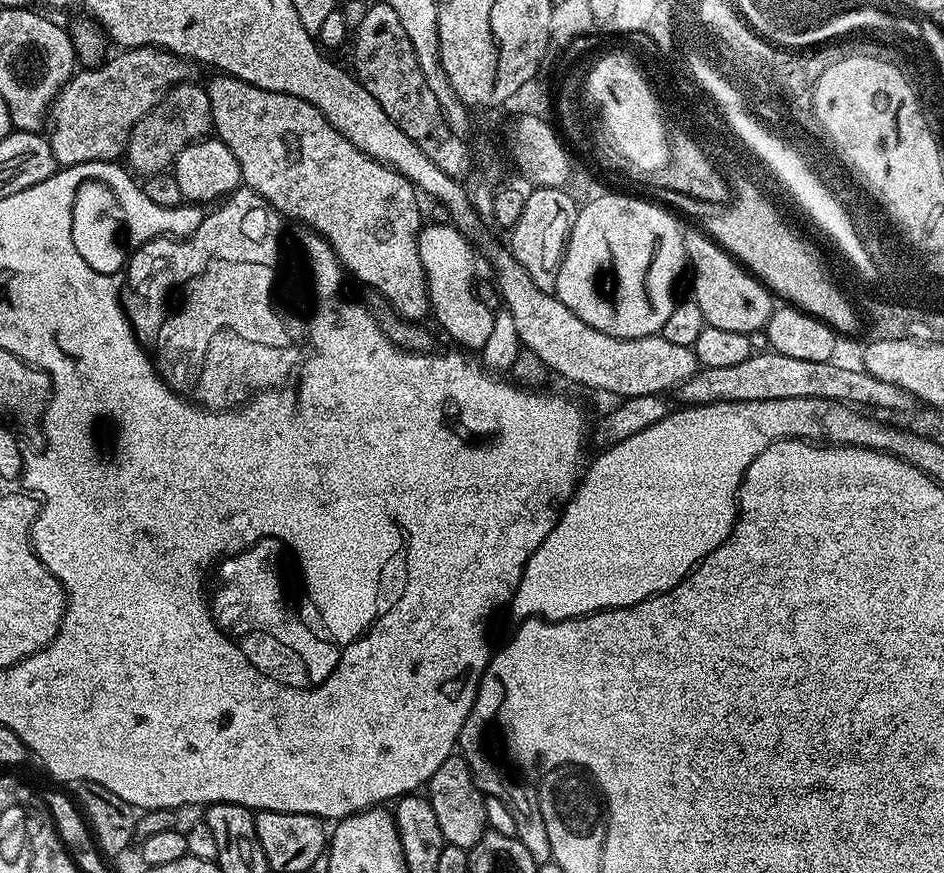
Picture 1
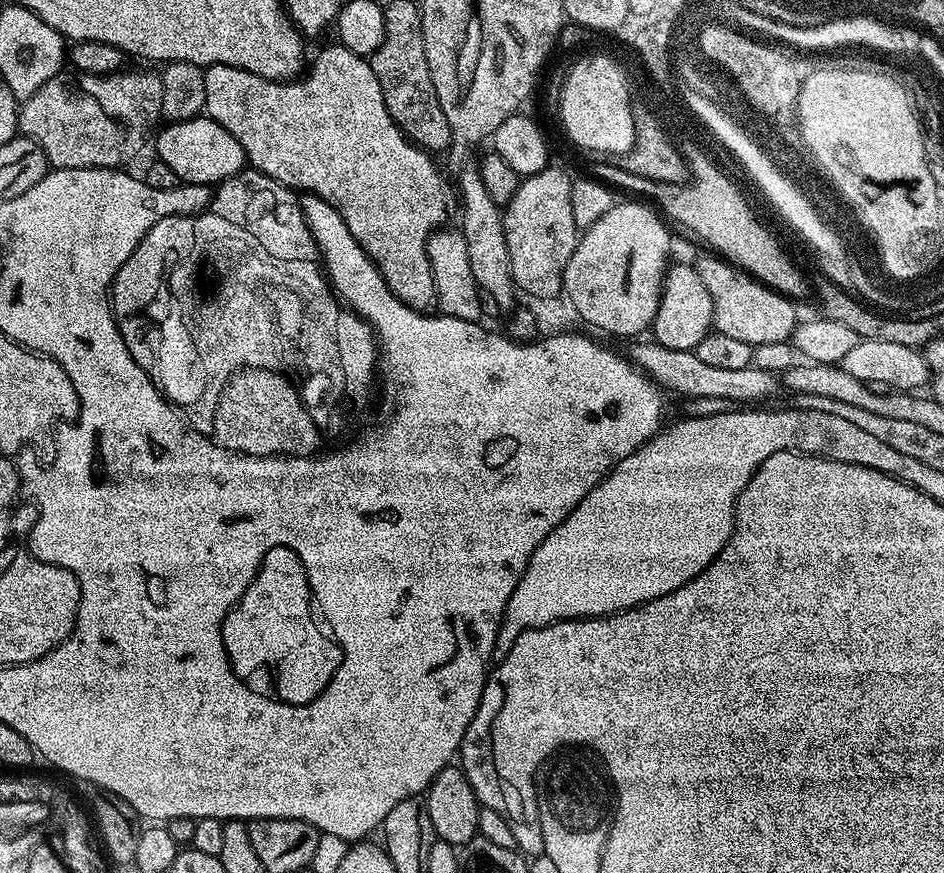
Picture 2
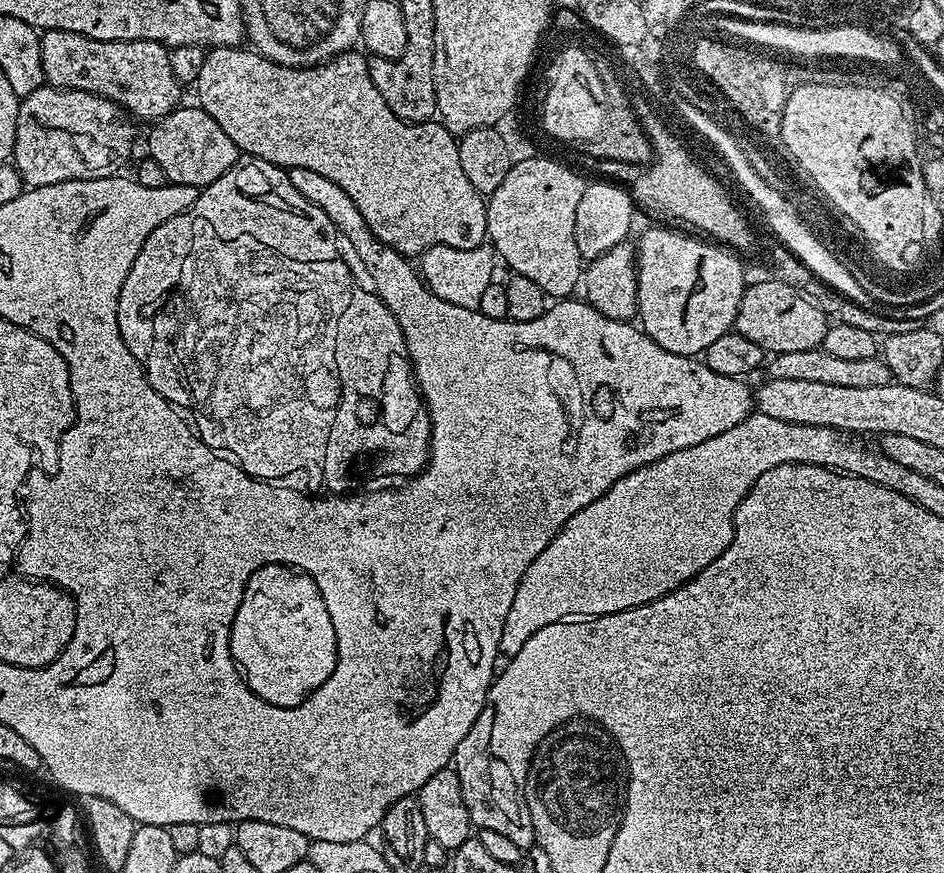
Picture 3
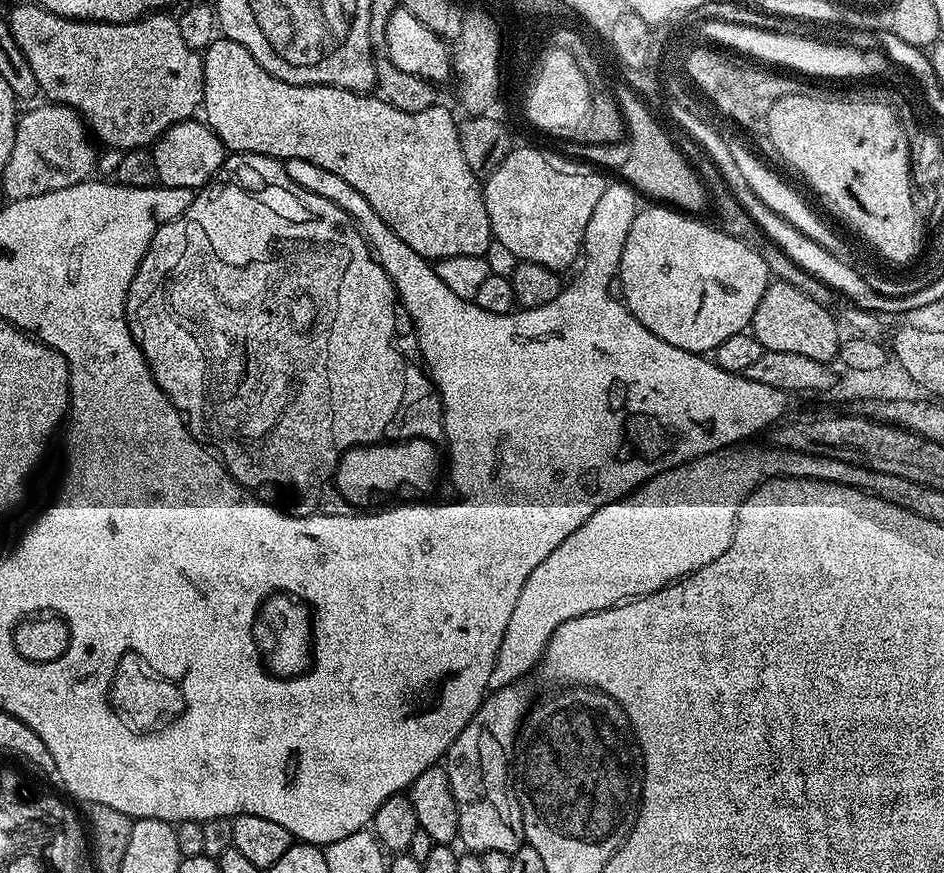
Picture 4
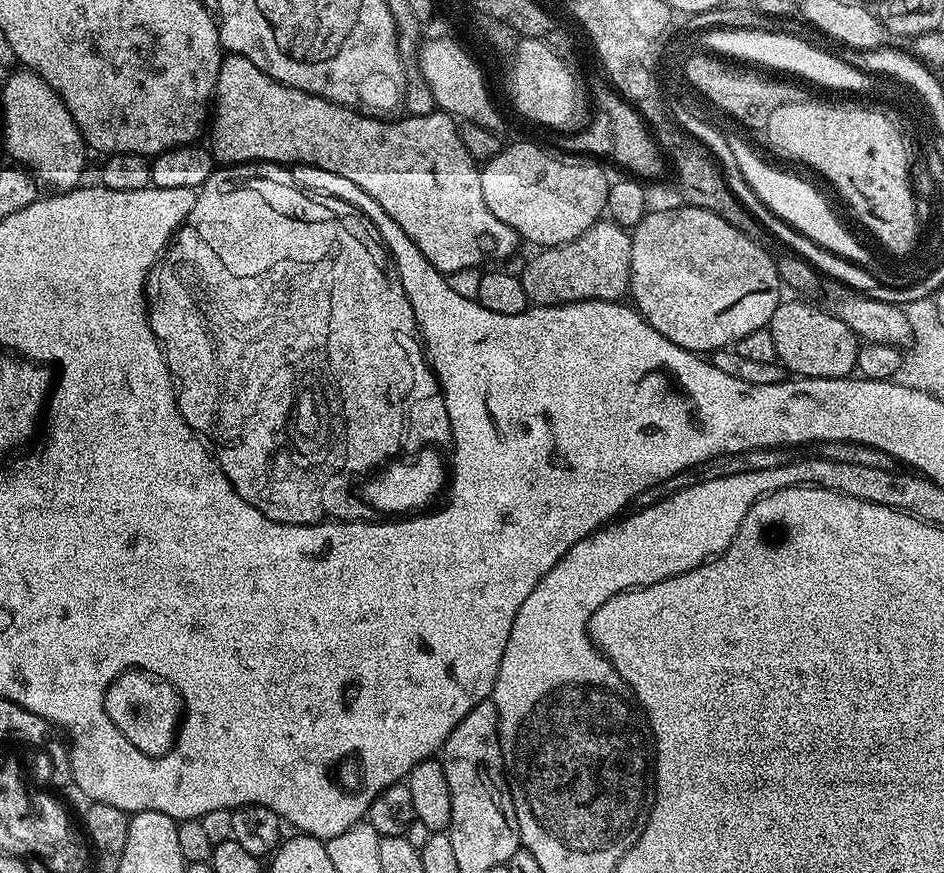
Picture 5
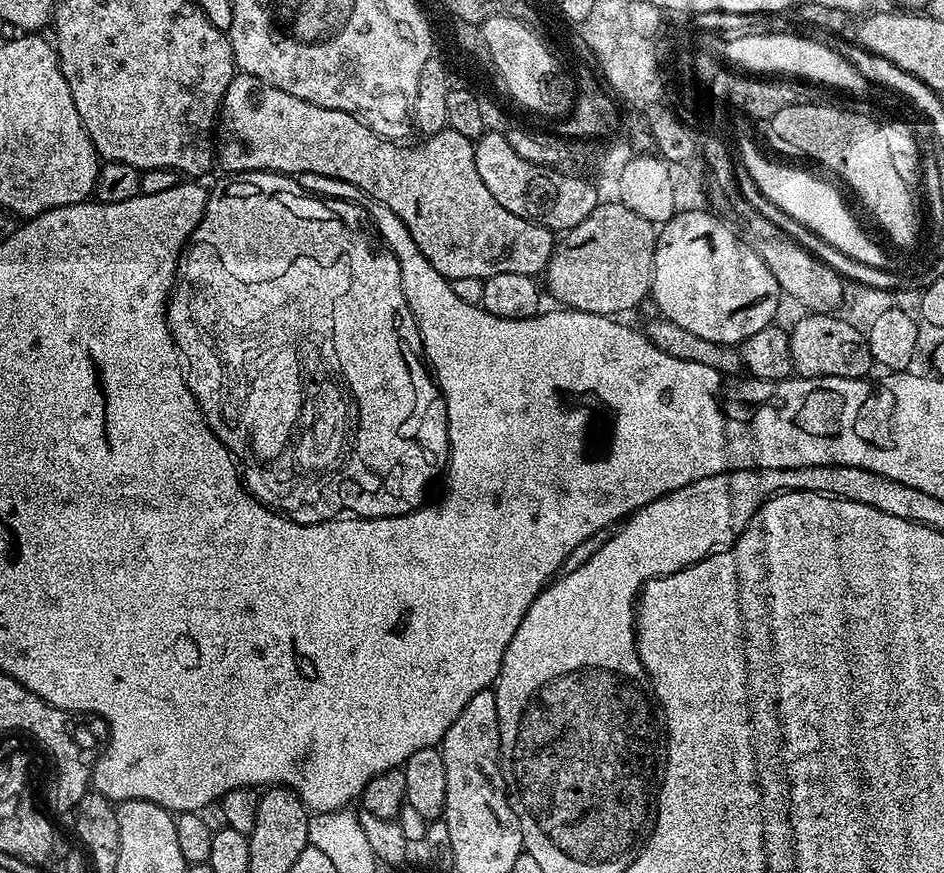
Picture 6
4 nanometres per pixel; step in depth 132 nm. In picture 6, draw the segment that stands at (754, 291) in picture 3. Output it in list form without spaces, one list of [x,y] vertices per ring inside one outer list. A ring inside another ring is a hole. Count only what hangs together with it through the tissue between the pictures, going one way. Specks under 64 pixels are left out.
[[[805,314],[788,333],[792,370],[800,378],[850,378],[858,380],[874,368],[867,335],[836,314]]]

